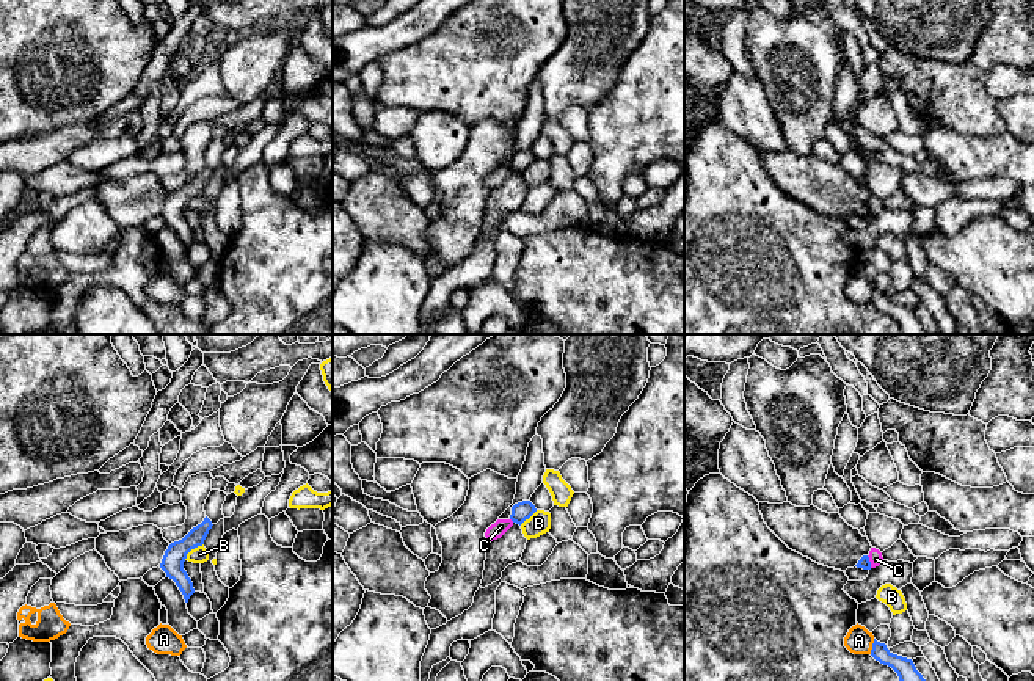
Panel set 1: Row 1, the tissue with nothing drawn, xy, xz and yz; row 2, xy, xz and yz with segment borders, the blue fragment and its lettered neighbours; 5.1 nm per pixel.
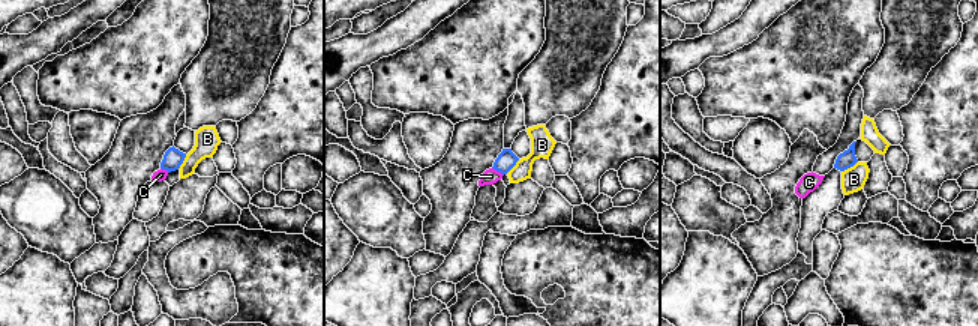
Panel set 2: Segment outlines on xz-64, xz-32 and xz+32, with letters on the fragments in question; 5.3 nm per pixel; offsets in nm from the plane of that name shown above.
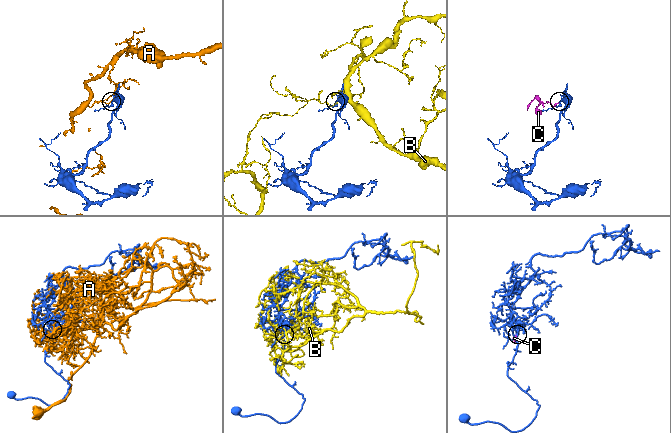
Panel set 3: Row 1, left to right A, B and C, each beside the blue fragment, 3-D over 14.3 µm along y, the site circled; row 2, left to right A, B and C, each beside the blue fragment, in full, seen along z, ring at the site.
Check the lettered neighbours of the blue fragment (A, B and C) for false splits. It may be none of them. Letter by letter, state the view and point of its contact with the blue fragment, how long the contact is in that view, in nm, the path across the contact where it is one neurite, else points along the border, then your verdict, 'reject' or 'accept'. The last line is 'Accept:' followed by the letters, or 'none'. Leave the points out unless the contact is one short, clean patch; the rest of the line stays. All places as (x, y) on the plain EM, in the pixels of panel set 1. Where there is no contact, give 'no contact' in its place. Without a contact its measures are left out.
A: meets blue in yz at (873, 295); contact 80 nm long; border along yz (874, 287), (870, 302); reject
B: meets blue in xy at (192, 196); contact 130 nm long; reject
C: meets blue in yz at (870, 211); contact 70 nm long; border along yz (866, 204), (871, 215); reject
Accept: none

